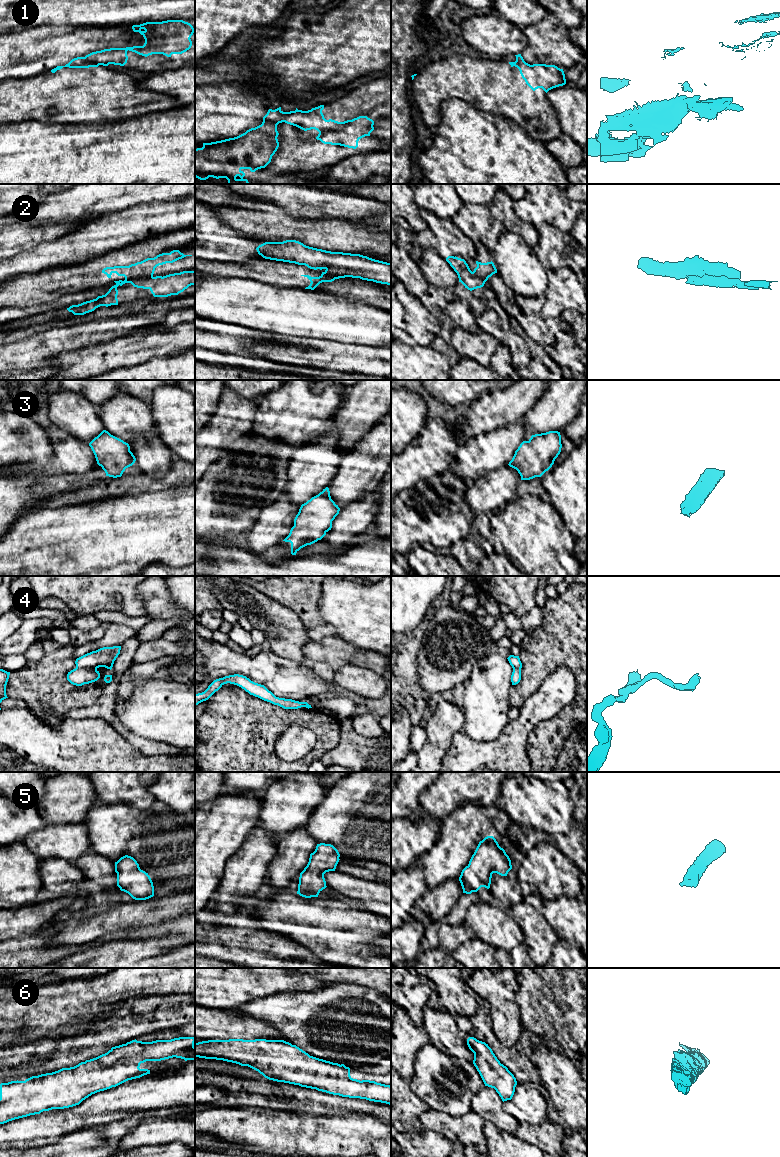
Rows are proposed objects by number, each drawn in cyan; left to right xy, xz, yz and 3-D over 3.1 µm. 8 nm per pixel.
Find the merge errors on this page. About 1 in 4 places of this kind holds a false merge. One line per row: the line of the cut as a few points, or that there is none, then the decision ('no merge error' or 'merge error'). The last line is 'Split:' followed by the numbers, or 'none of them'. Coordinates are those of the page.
1: xz (292, 111), (286, 112), (283, 115), (283, 121) | merge error
2: xy (152, 276), (137, 278), (130, 282) | merge error
3: no cut | no merge error
4: yz (513, 669), (519, 674), (519, 677), (514, 681), (515, 684) | merge error
5: no cut | no merge error
6: no cut | no merge error
Split: 1, 2, 4

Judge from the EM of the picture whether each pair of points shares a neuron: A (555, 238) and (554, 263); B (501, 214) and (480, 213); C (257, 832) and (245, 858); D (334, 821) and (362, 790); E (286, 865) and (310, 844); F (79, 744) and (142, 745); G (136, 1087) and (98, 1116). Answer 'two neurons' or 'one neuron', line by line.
A: one neuron
B: two neurons
C: one neuron
D: one neuron
E: one neuron
F: two neurons
G: one neuron

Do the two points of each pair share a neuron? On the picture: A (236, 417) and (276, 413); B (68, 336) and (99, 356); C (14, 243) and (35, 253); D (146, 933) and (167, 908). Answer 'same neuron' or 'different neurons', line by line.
A: different neurons
B: different neurons
C: different neurons
D: different neurons

